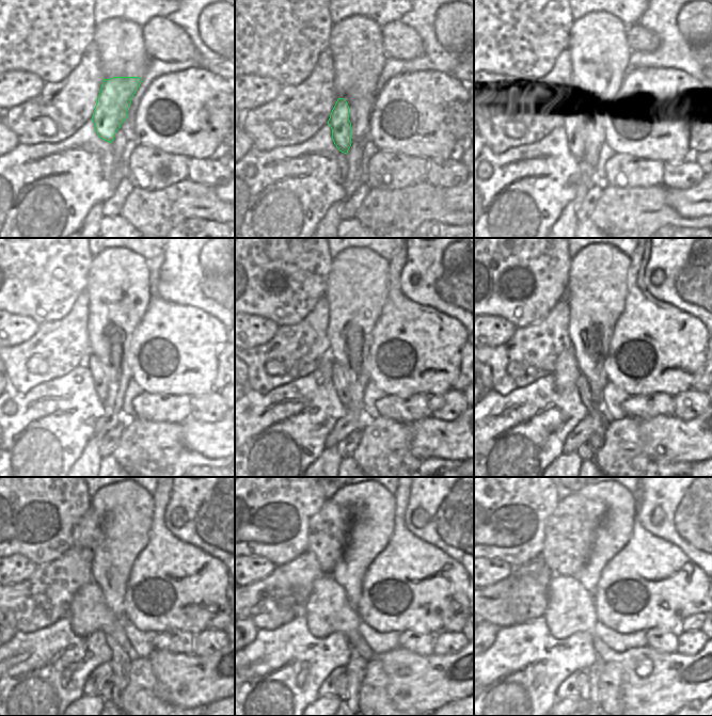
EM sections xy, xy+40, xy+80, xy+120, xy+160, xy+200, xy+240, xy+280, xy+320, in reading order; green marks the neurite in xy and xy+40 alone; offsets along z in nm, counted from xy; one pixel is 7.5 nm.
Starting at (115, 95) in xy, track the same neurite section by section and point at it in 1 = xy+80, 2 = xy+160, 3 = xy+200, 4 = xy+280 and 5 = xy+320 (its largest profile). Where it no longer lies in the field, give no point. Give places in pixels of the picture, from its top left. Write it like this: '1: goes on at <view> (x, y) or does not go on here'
1: goes on at xy+80 (575, 129)
2: goes on at xy+160 (341, 383)
3: goes on at xy+200 (600, 422)
4: goes on at xy+280 (357, 667)
5: goes on at xy+320 (594, 672)

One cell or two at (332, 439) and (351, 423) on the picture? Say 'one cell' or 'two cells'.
one cell

